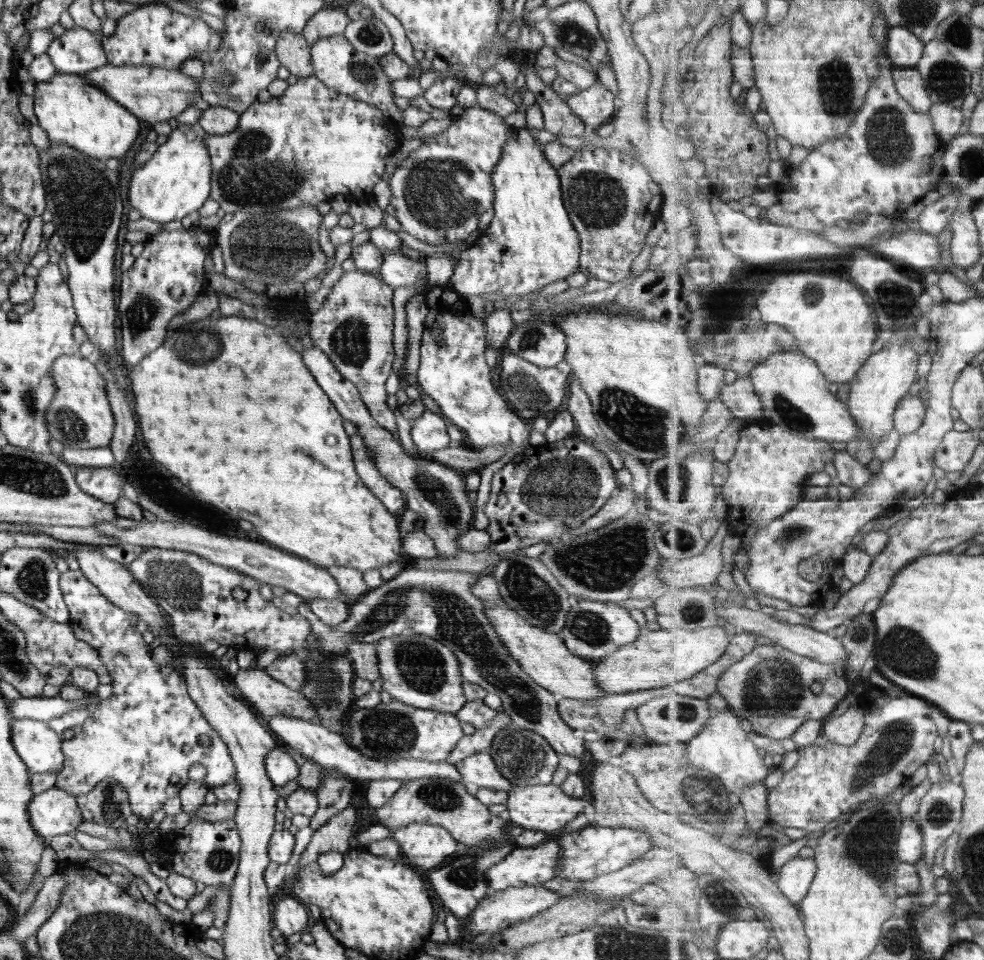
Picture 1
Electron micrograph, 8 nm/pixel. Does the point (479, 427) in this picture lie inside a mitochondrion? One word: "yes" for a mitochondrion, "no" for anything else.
no

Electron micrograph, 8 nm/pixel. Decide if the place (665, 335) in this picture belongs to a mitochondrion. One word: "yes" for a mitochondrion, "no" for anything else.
no

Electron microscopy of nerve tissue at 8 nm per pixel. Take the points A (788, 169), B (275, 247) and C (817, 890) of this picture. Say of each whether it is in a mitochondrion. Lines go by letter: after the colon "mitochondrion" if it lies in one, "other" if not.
A: other
B: mitochondrion
C: other

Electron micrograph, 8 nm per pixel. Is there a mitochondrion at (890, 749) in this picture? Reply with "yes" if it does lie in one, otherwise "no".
yes

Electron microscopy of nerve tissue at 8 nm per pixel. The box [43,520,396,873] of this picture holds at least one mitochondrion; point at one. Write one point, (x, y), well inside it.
(176, 582)

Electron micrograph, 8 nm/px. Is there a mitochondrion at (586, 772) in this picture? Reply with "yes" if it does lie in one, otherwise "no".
no

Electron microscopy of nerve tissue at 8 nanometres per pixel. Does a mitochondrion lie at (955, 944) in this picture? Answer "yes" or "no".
no

